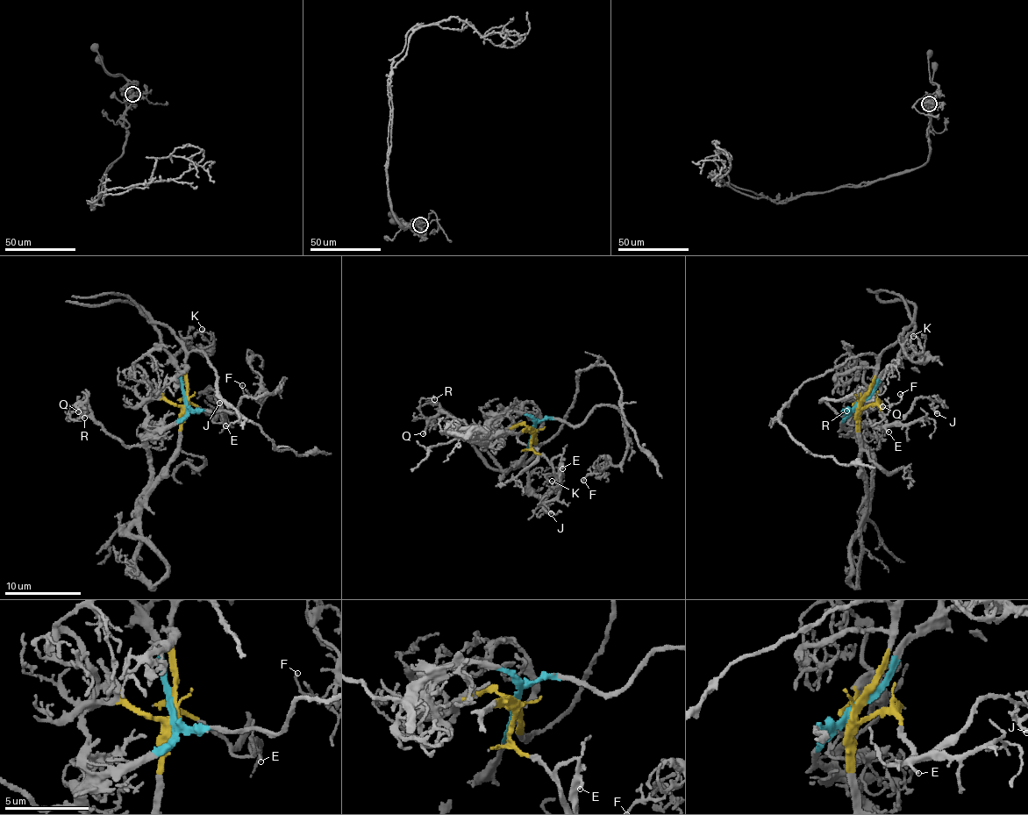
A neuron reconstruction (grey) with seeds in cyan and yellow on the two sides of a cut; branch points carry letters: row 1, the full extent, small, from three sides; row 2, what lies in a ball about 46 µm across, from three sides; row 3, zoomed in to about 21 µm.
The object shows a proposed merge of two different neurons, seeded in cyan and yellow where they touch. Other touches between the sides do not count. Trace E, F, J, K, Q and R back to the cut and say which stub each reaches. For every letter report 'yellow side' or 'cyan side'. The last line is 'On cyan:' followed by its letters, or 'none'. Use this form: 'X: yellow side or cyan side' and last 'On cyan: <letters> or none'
E: yellow side
F: cyan side
J: yellow side
K: cyan side
Q: cyan side
R: cyan side
On cyan: F, K, Q, R

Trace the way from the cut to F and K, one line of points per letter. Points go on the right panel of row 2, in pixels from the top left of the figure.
F: (861, 403), (842, 413), (845, 416), (820, 401), (852, 396), (878, 402), (886, 414), (902, 397), (899, 394)
K: (861, 403), (879, 377), (903, 356), (924, 355), (928, 357), (926, 361), (921, 355), (923, 349), (912, 335)

